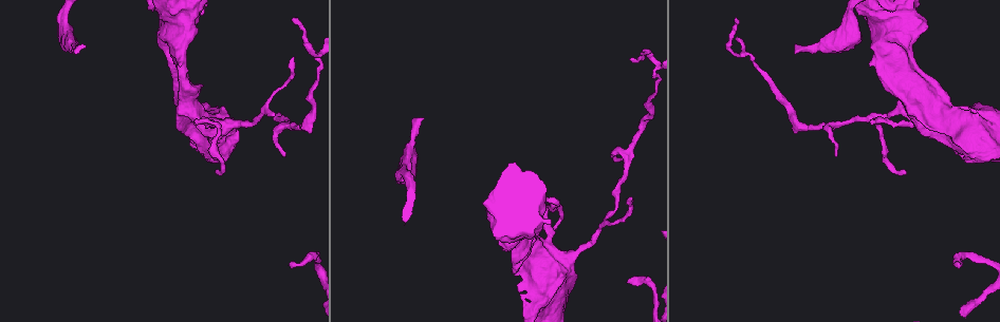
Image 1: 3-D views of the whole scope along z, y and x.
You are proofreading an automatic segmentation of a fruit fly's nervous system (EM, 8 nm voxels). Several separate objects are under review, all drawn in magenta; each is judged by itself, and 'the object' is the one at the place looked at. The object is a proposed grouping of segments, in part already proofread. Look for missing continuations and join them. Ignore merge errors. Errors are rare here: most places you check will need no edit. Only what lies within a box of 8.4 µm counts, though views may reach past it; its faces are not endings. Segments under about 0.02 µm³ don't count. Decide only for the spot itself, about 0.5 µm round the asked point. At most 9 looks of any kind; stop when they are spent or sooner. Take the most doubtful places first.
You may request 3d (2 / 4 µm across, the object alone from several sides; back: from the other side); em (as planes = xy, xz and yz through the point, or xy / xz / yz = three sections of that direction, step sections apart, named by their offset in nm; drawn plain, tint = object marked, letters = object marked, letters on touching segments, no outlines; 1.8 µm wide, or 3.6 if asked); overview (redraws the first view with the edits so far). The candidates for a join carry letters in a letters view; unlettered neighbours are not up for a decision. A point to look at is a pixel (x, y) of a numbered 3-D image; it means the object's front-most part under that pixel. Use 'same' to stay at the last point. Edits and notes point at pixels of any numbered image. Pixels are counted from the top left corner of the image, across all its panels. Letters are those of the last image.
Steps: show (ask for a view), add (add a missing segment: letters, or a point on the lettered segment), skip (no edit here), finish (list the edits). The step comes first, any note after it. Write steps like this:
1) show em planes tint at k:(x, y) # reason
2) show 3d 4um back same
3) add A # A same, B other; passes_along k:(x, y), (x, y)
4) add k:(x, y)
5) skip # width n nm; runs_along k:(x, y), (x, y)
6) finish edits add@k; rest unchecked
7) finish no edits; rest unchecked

show 3d 2um at 1:(423, 119) # branch stops here

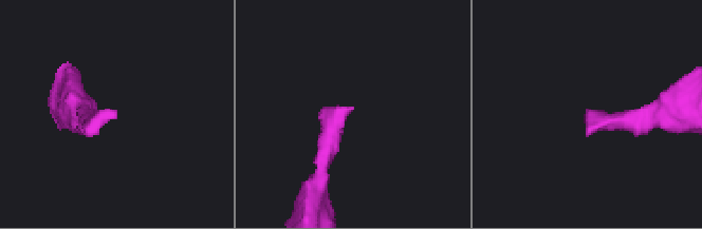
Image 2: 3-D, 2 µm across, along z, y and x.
show em xz step 16 plain at 2:(116, 116) # shape alone is not enough

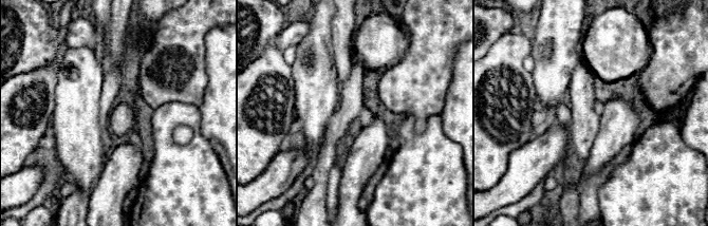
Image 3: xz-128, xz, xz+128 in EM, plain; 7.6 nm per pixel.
show em xz step 16 letters same # what lies round it

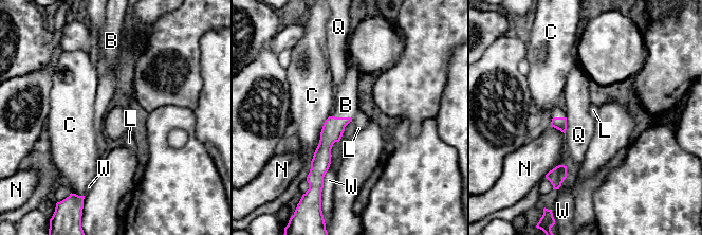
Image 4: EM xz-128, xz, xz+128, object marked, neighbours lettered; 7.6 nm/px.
add B # longest_contact C 380 nm; B same, C other, L other, N other, Q other, W other; passes_along 4:(333, 128), (342, 118), (346, 105); the neuron continues

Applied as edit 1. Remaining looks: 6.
show 3d 2um at 1:(966, 107) # closes a loop

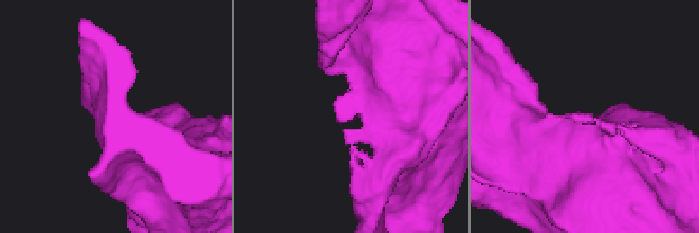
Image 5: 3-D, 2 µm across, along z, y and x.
show em planes letters at 5:(592, 118) # shape alone is not enough

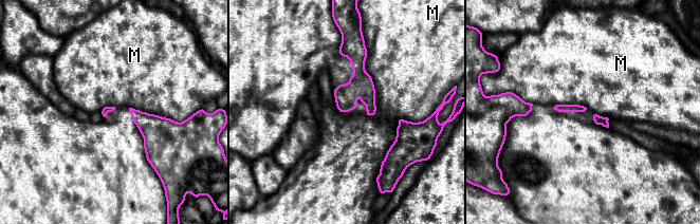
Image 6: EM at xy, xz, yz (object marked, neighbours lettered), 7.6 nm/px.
skip # width 60 nm; M other; runs_along 6:(352, 47), (371, 112); none of them fits

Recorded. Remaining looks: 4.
show em xz step 4 letters at 1:(291, 266) # thin end

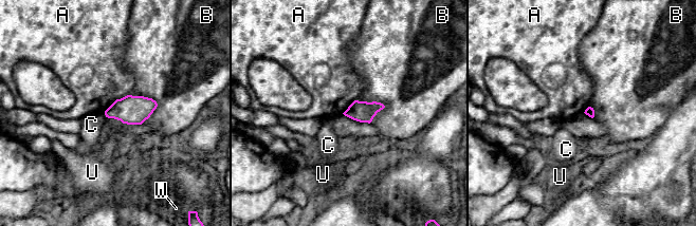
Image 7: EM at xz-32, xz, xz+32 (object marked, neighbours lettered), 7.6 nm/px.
show em planes letters same

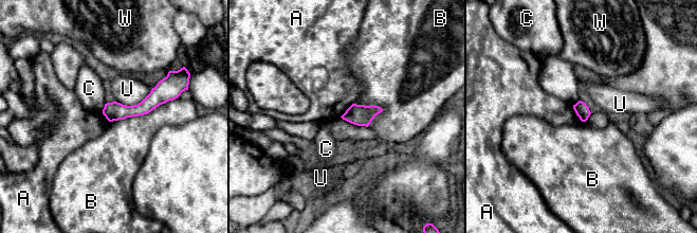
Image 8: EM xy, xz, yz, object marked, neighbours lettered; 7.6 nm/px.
skip # A other, B other, C other, U other, W other; runs_along 8:(169, 93), (141, 109), (105, 111); none of them fits

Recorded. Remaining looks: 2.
show em planes letters at 1:(545, 224) # abrupt turn

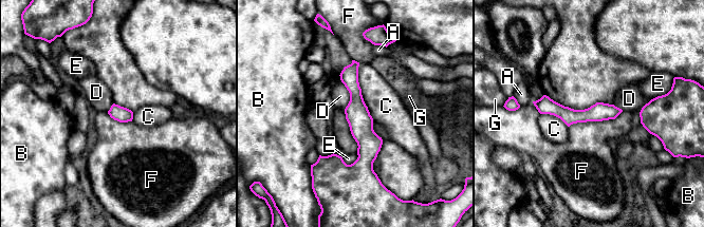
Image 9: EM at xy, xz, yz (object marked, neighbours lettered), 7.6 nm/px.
skip # A other, B other, C other, D other, E other, F other, G other; border 9:(623, 110), (614, 118), (569, 127); none of them fits

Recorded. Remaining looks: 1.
finish edits add@4; rest unchecked

